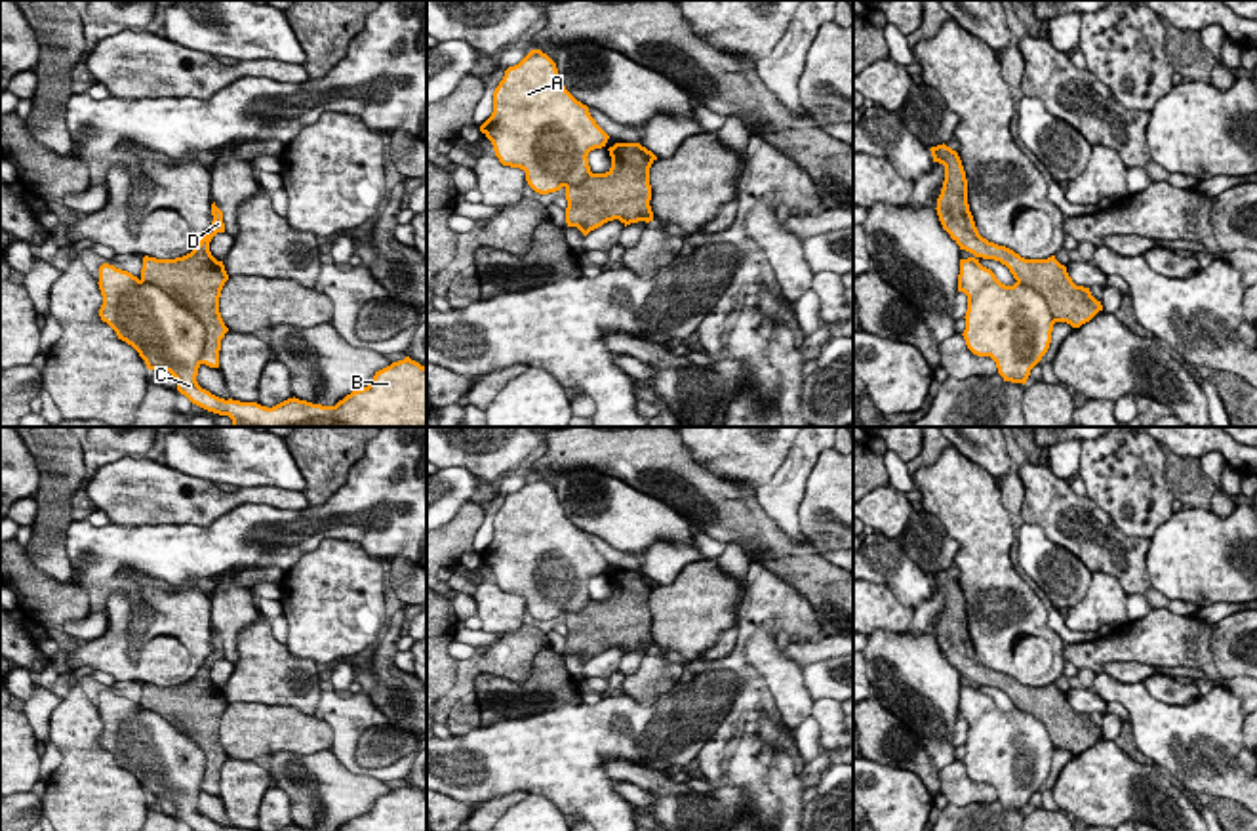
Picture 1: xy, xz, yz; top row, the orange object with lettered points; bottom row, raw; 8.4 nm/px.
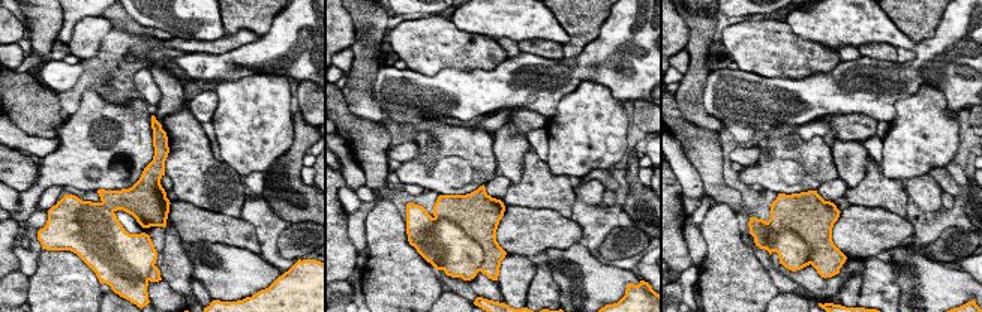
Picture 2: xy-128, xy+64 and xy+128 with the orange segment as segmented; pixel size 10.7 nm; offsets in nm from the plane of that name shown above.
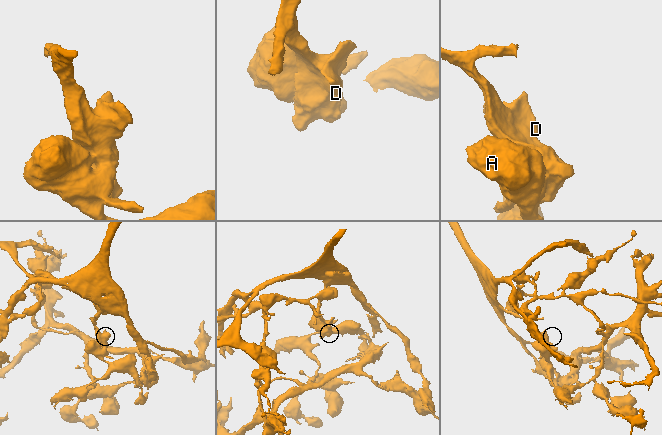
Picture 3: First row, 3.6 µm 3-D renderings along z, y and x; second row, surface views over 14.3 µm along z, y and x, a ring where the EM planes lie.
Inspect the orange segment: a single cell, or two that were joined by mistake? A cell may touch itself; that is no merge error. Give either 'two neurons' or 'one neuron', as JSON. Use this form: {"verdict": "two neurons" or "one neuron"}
{"verdict": "two neurons"}

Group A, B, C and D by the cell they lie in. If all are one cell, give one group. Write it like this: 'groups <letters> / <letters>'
groups A B C / D

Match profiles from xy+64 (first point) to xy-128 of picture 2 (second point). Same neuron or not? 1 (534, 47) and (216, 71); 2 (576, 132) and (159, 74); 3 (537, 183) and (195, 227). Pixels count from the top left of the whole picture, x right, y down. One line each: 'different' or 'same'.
1: different
2: different
3: different

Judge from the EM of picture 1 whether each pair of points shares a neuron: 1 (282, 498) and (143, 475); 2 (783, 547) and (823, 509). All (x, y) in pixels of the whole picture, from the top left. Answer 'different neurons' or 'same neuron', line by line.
1: same neuron
2: different neurons

